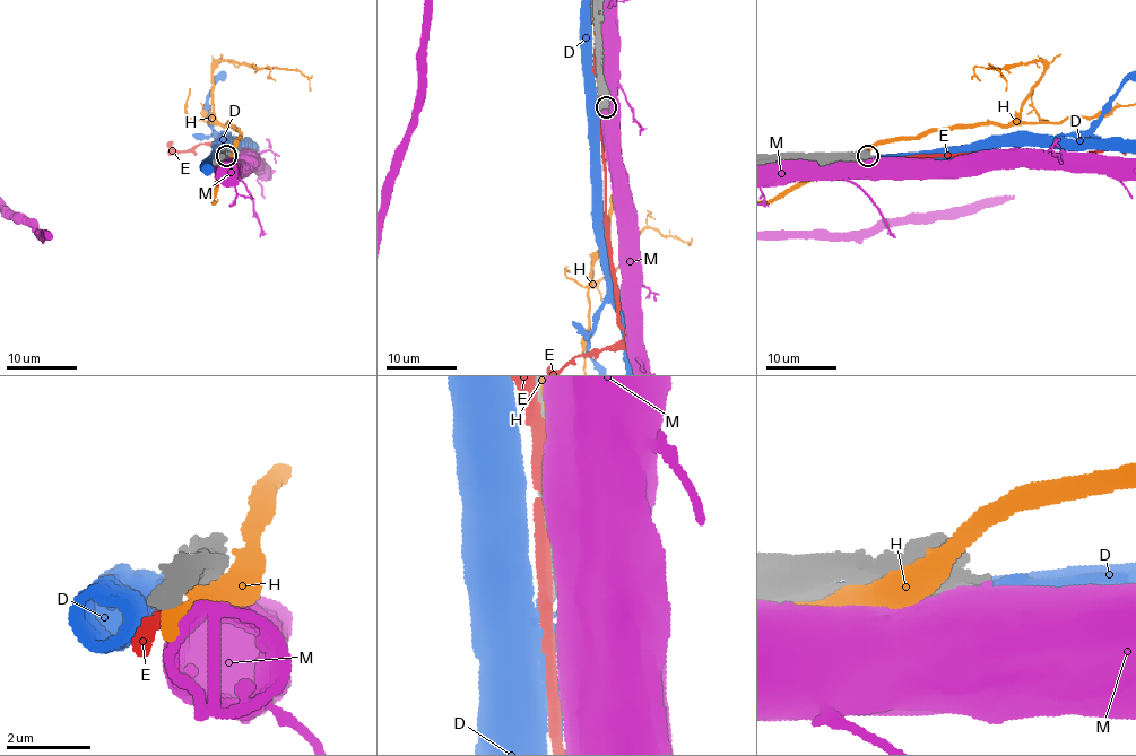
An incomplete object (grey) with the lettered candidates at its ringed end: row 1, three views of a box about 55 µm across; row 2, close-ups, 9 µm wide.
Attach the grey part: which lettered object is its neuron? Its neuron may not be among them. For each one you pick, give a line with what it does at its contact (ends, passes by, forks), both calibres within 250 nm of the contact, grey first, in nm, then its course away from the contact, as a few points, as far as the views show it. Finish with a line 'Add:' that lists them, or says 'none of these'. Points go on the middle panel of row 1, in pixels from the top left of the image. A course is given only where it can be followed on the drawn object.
Add: none of these

